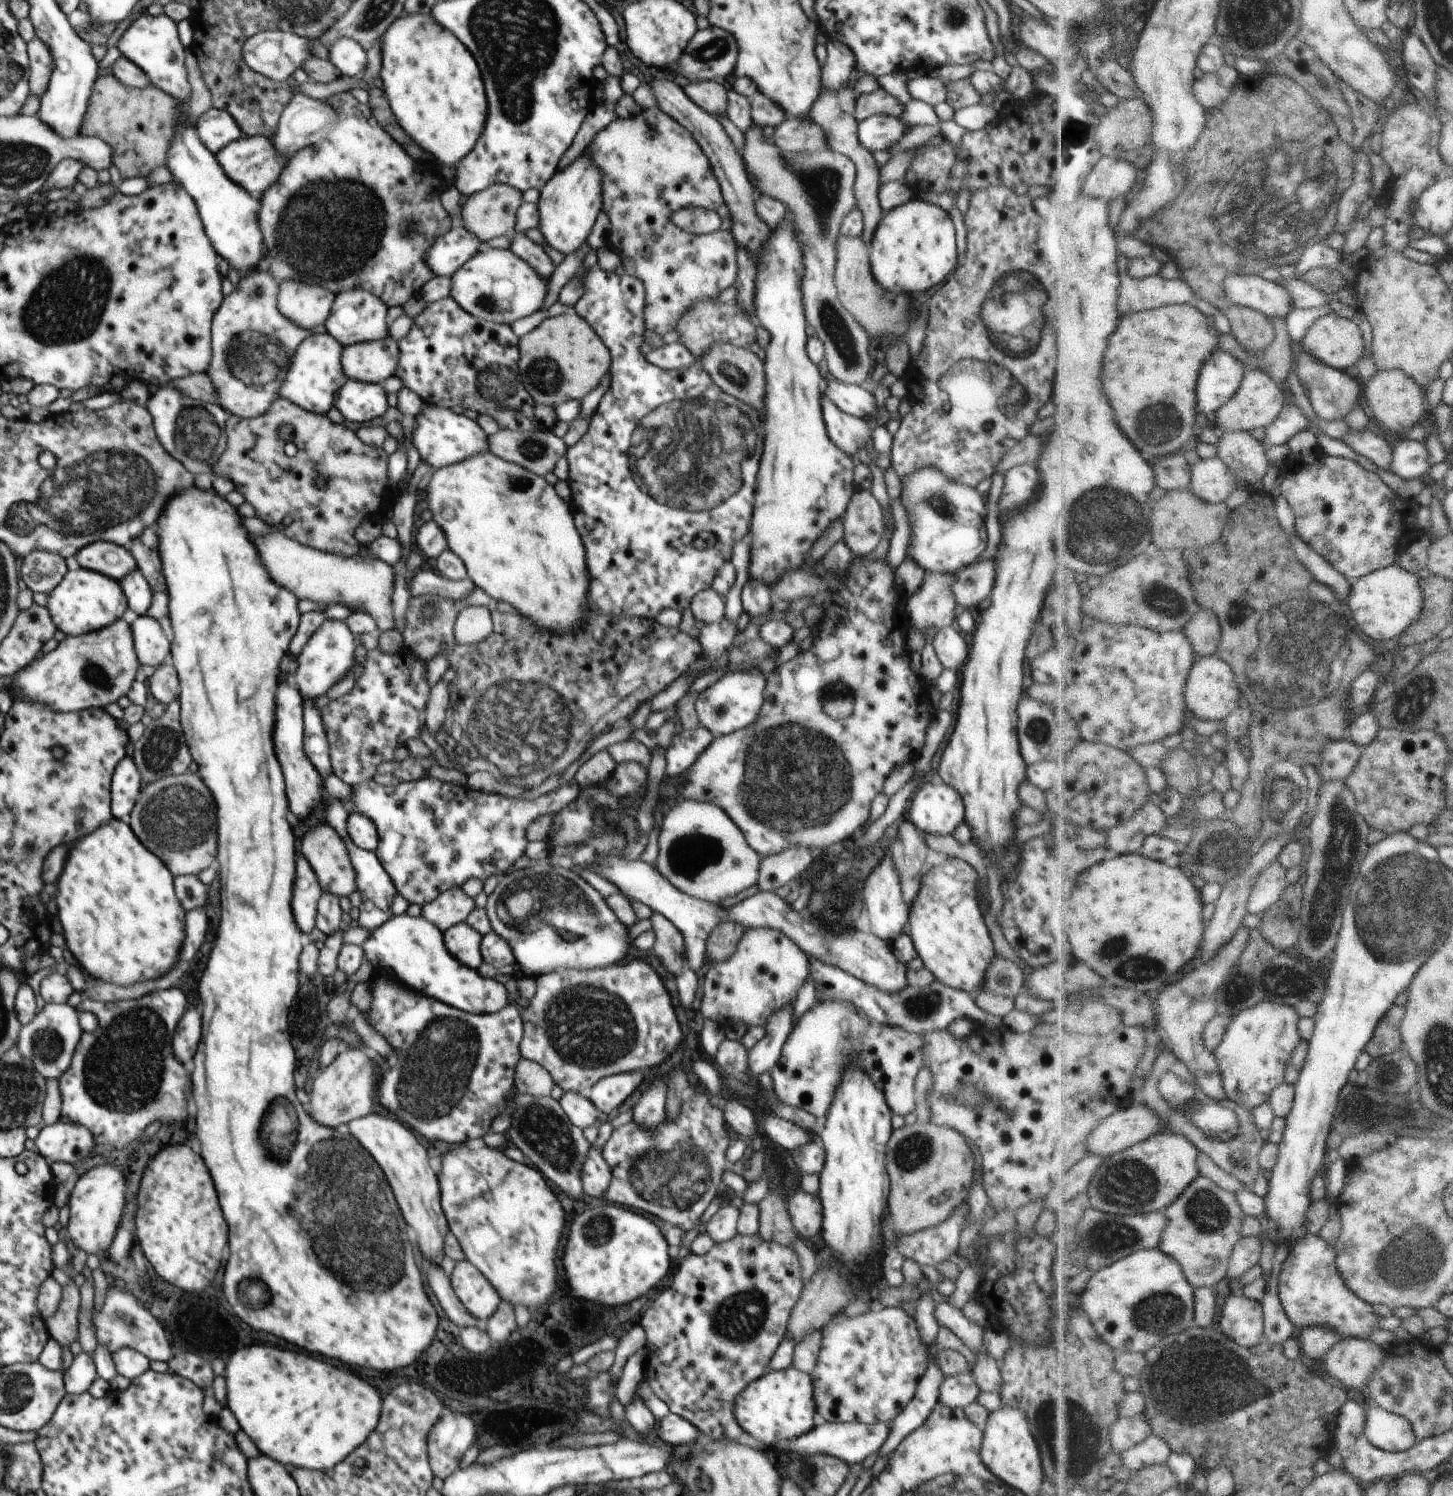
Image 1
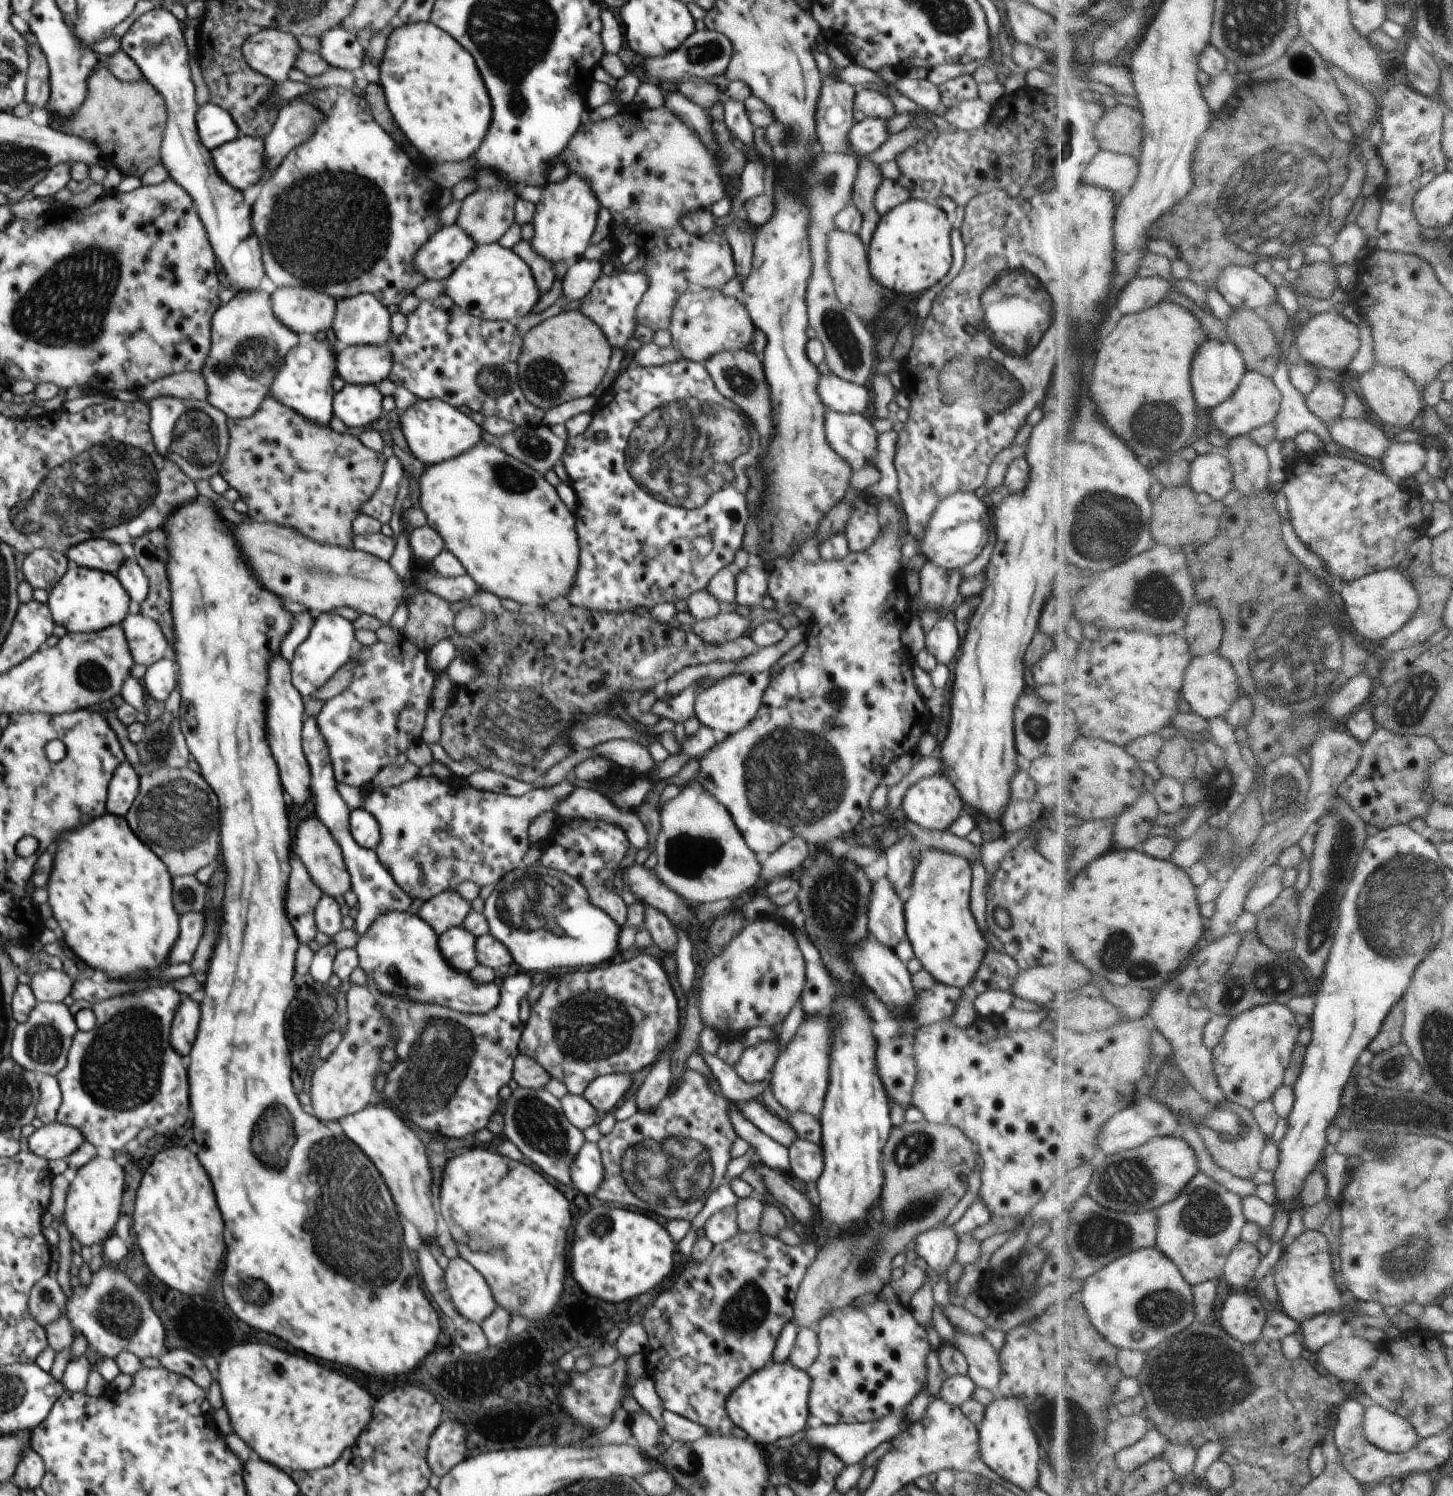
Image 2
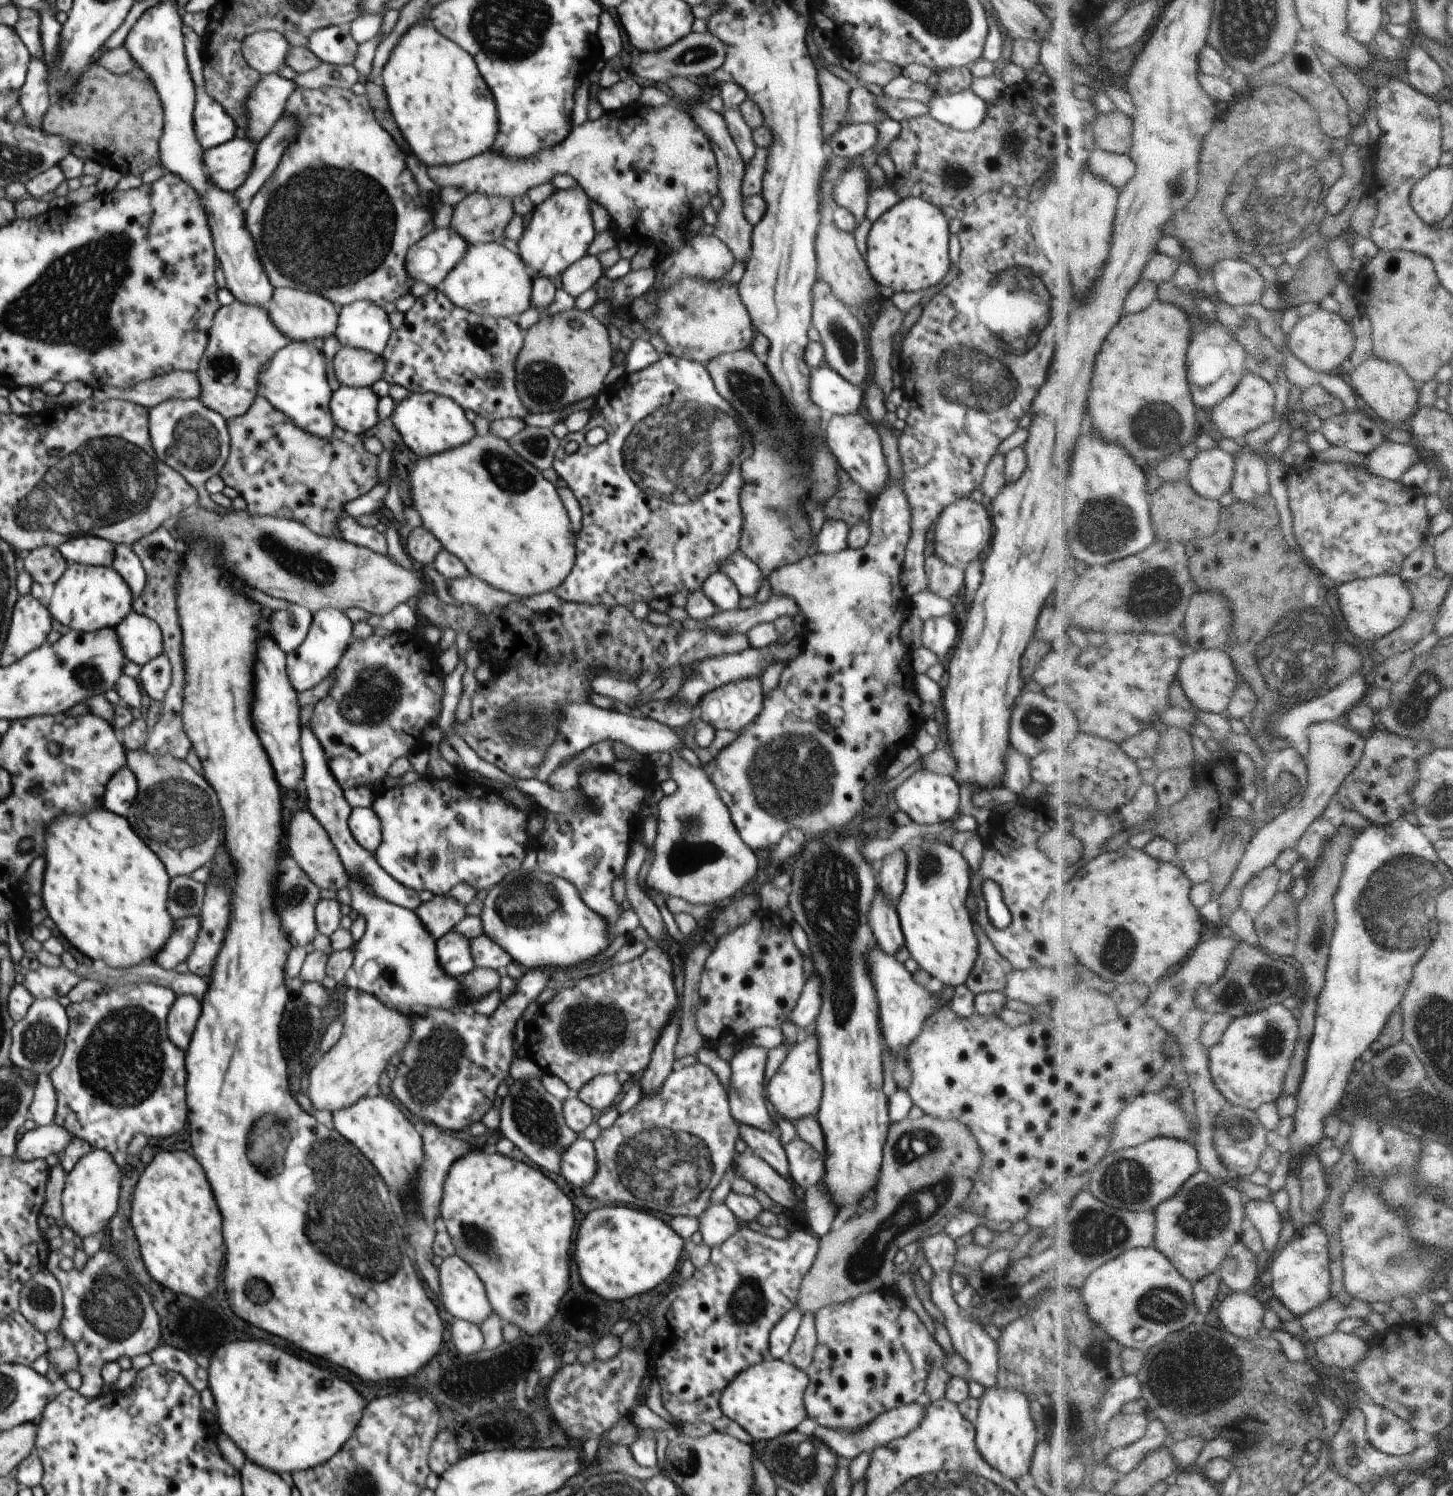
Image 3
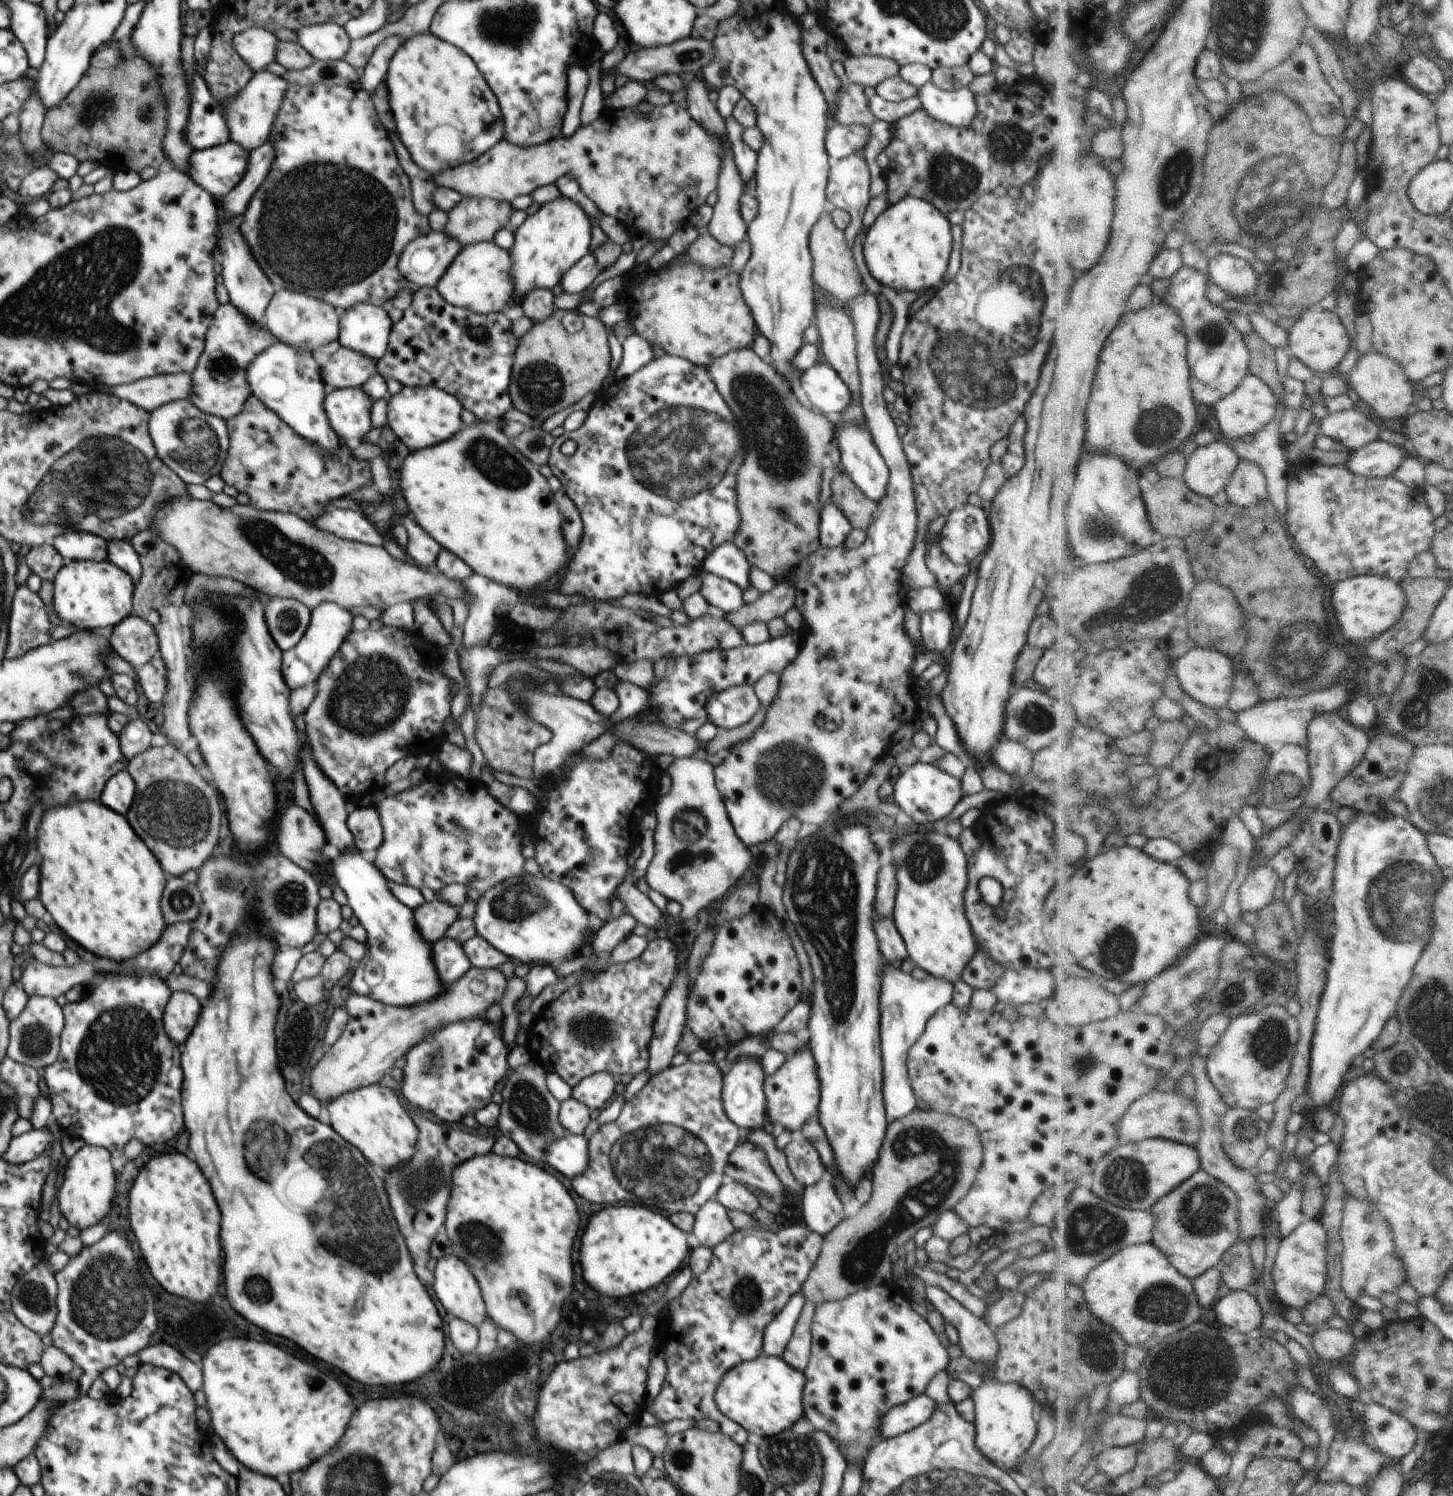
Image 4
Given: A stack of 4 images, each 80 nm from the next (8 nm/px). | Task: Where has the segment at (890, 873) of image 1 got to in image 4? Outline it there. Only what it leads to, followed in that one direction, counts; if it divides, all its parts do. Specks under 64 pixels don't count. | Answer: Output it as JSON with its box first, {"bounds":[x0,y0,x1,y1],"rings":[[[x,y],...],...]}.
{"bounds":[873,914,908,963],"rings":[[[874,914],[873,918],[873,927],[884,961],[892,963],[896,960],[904,960],[908,951],[904,939],[896,928],[893,916],[881,917]]]}

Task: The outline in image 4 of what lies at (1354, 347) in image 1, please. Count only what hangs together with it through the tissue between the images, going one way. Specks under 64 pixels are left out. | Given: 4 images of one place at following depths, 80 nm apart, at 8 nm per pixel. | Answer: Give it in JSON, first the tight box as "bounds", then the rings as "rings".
{"bounds":[1289,306,1355,373],"rings":[[[1320,306],[1306,310],[1289,332],[1289,352],[1303,360],[1310,368],[1321,373],[1336,372],[1338,366],[1353,348],[1355,337],[1349,334],[1346,324],[1336,310],[1329,311]]]}

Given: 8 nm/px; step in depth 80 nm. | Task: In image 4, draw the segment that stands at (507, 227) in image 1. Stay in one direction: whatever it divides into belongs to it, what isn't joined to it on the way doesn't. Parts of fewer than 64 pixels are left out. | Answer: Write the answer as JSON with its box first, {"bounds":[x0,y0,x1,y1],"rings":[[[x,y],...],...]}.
{"bounds":[444,197,513,246],"rings":[[[462,197],[448,212],[444,231],[462,246],[492,241],[494,234],[507,228],[513,206],[491,198]]]}

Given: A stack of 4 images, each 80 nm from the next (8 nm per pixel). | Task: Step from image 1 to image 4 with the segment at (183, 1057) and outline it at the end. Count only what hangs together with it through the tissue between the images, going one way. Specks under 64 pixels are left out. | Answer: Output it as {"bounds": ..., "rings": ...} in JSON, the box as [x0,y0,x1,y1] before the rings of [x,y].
{"bounds":[163,991,202,1044],"rings":[[[174,991],[163,1014],[168,1036],[176,1044],[184,1044],[196,1024],[202,1010],[202,1003],[187,992]]]}

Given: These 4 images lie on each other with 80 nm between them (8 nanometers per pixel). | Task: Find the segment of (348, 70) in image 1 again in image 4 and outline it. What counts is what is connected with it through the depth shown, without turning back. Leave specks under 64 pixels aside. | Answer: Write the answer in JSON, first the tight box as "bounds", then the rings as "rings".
{"bounds":[296,23,351,61],"rings":[[[324,23],[302,27],[296,31],[297,43],[303,46],[316,61],[346,60],[351,38],[336,23]]]}

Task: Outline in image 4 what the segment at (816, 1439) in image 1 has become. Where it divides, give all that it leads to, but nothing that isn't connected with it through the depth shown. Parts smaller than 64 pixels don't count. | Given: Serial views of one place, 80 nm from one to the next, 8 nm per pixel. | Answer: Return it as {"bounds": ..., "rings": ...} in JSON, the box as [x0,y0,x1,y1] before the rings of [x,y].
{"bounds":[875,1392,937,1440],"rings":[[[924,1392],[916,1398],[892,1407],[879,1422],[879,1436],[875,1440],[889,1439],[917,1426],[932,1416],[937,1404]]]}

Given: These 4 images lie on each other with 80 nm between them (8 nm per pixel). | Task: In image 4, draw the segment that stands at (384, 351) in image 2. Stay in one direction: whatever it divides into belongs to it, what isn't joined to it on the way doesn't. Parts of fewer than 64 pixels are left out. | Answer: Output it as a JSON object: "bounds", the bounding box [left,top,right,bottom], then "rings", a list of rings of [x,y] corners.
{"bounds":[321,346,377,389],"rings":[[[341,346],[326,367],[321,368],[325,386],[335,389],[361,387],[377,372],[377,362],[351,348]]]}

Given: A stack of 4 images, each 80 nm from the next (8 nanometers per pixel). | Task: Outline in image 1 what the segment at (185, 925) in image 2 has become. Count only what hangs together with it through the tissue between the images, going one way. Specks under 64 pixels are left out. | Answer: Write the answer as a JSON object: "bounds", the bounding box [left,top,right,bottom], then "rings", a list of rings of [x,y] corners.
{"bounds":[179,907,208,965],"rings":[[[200,907],[200,910],[187,911],[185,926],[186,940],[184,940],[184,946],[181,948],[179,954],[179,962],[182,965],[192,960],[194,954],[204,944],[204,938],[206,938],[206,932],[208,932],[208,918],[206,918],[206,912],[202,910],[202,907]]]}

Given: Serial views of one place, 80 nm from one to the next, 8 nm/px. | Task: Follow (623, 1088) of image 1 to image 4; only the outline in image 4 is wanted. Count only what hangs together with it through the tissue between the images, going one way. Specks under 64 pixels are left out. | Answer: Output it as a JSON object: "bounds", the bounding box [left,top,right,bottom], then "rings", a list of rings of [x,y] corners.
{"bounds":[571,1072,616,1111],"rings":[[[609,1072],[592,1073],[572,1089],[571,1096],[588,1108],[601,1111],[614,1098],[615,1086],[616,1082]]]}

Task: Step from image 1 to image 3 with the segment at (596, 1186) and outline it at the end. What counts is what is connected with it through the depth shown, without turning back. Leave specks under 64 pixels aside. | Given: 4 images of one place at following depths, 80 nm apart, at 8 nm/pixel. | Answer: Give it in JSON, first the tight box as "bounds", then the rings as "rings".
{"bounds":[561,1137,597,1188],"rings":[[[578,1137],[564,1152],[561,1175],[578,1188],[585,1187],[597,1173],[597,1152],[592,1141]]]}

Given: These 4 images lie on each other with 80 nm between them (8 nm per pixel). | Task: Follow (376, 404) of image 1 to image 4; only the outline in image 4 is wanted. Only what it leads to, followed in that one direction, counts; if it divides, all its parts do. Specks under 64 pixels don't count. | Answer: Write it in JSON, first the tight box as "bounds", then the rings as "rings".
{"bounds":[323,387,374,440],"rings":[[[348,387],[345,389],[335,389],[325,396],[323,407],[329,418],[331,427],[340,439],[359,438],[364,440],[365,436],[373,427],[370,421],[370,410],[374,401],[366,394],[361,387]]]}

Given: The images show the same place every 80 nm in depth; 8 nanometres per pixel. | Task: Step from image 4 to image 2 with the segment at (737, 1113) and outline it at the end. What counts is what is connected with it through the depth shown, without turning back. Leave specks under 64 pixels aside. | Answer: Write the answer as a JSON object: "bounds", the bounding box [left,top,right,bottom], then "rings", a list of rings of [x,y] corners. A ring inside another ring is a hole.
{"bounds":[734,1026,799,1147],"rings":[[[781,1026],[774,1028],[776,1037],[762,1041],[751,1047],[745,1047],[741,1059],[735,1064],[734,1070],[747,1083],[763,1081],[775,1066],[779,1057],[779,1033]],[[757,1098],[745,1103],[738,1103],[736,1106],[742,1111],[748,1120],[751,1120],[756,1128],[759,1128],[764,1134],[767,1134],[777,1143],[789,1147],[799,1136],[791,1127],[791,1124],[770,1113],[766,1106],[759,1104]]]}

